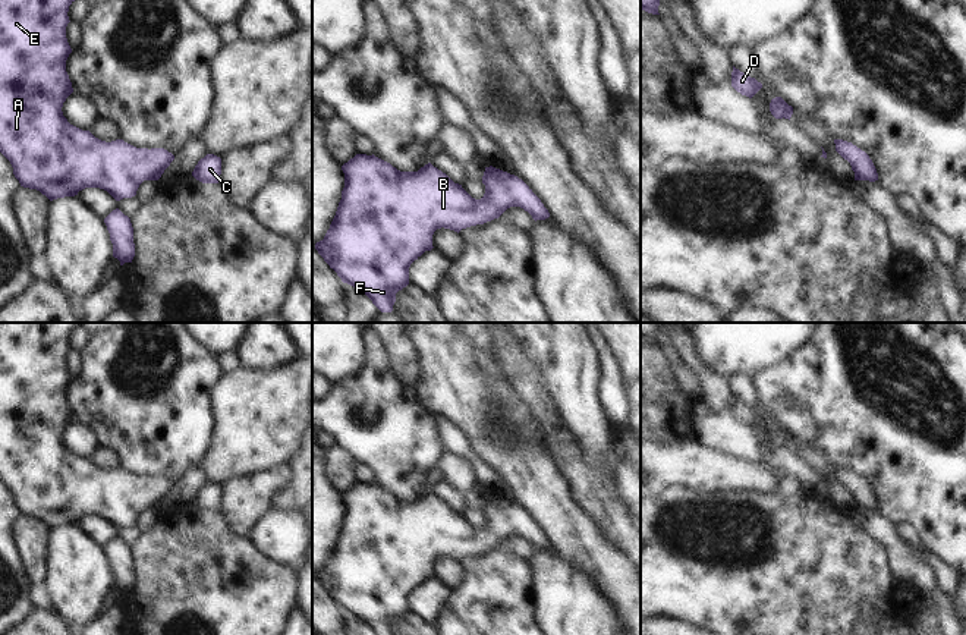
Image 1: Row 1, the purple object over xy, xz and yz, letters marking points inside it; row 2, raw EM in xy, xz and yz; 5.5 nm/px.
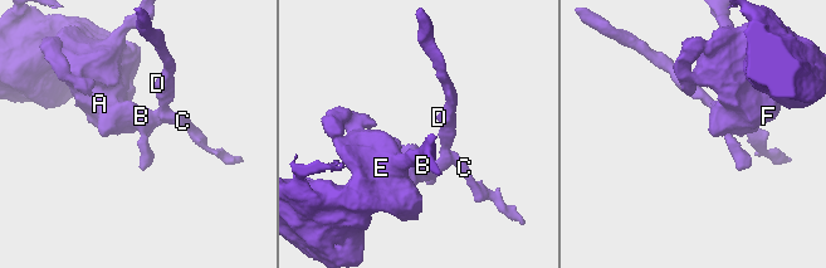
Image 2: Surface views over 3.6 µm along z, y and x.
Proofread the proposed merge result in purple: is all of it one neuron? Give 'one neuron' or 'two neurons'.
one neuron

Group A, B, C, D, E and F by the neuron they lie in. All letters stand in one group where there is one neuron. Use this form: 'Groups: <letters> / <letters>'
Groups: A B C D E F.

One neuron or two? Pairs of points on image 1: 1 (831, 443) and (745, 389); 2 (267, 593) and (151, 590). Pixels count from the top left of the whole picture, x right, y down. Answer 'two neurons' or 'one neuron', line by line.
1: two neurons
2: one neuron

